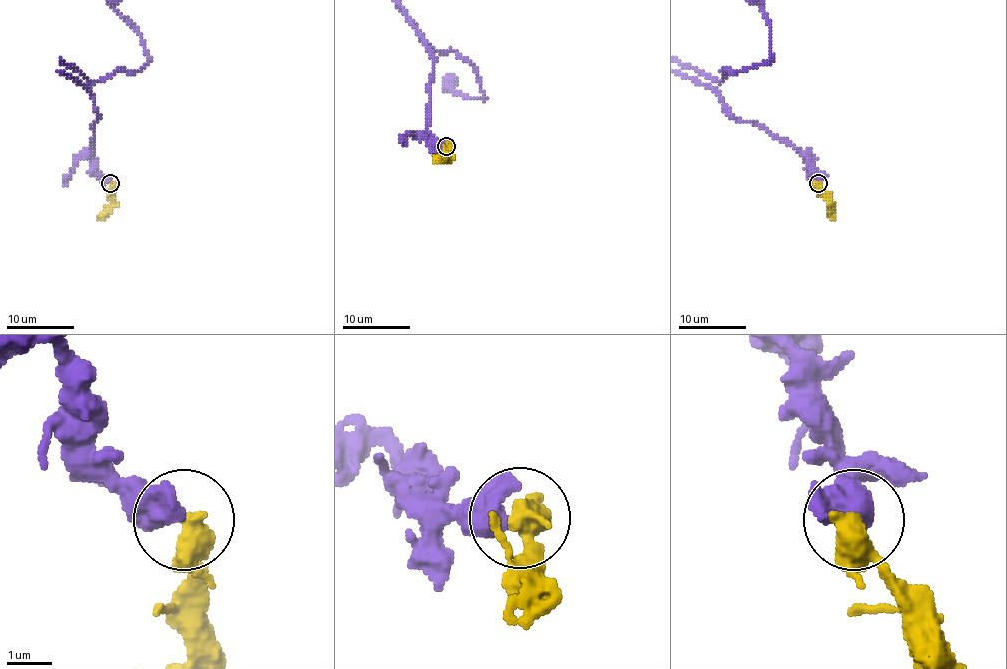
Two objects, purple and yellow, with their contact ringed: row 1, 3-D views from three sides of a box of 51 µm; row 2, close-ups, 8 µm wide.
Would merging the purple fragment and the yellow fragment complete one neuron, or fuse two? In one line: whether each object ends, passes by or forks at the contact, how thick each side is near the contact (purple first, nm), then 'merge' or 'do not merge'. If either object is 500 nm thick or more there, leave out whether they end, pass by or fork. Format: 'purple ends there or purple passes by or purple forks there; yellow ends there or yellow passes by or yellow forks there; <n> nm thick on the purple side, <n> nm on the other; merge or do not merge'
purple passes by; yellow passes by; 400 nm thick on the purple side, 440 nm on the other; merge

